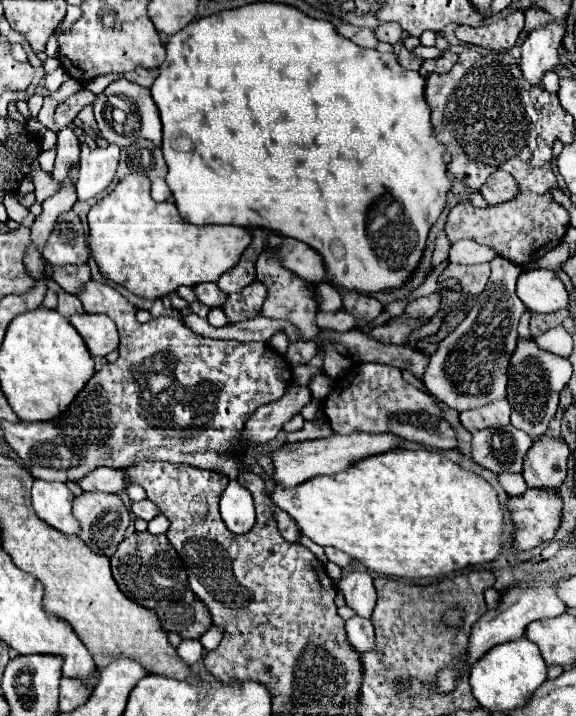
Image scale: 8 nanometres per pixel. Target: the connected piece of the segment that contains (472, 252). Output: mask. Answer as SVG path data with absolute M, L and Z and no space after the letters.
M460 240L450 248L450 262L454 264L480 264L480 262L490 262L496 256L498 252L494 248L476 244L472 240Z

